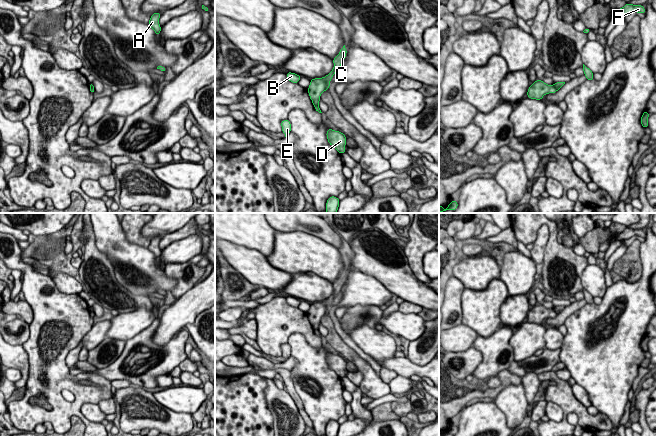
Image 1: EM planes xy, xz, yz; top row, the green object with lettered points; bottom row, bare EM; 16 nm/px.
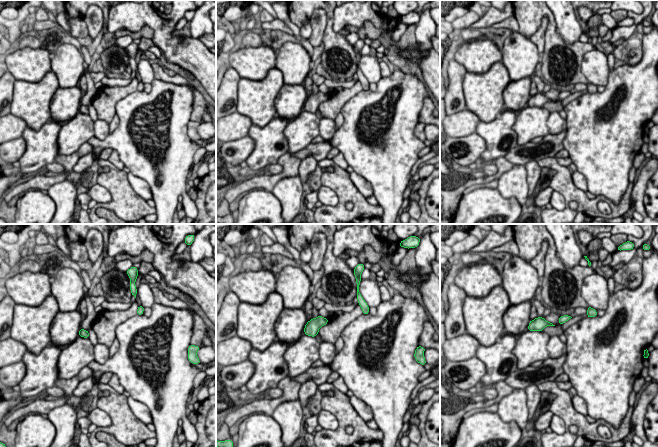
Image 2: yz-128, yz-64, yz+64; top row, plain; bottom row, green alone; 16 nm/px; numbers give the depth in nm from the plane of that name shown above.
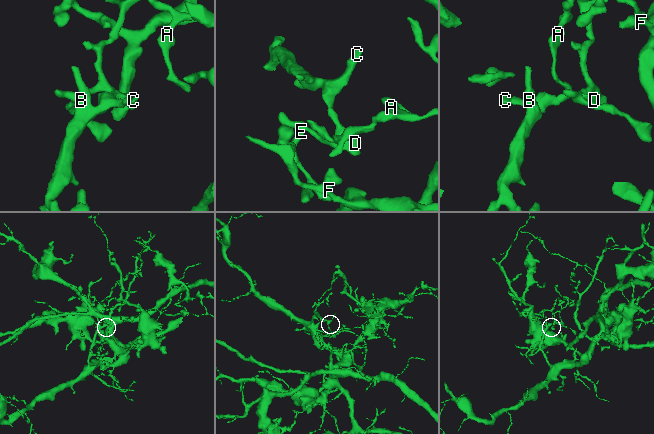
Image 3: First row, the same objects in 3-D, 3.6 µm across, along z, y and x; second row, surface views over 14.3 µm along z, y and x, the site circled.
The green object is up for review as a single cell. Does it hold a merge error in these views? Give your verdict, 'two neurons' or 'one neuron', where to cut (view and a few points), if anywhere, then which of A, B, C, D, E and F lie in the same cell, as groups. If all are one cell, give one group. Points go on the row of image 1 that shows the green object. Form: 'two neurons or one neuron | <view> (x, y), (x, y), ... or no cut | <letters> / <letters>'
two neurons | yz (553, 85), (557, 89) | A D E / B C F

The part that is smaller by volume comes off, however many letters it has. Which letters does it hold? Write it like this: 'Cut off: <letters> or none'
Cut off: A, D, E

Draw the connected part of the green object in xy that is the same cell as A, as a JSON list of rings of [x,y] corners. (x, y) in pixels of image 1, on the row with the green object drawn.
[[[156,12],[151,15],[151,18],[148,22],[148,25],[155,31],[155,35],[159,35],[161,32],[161,26],[158,23],[160,16],[161,14],[159,12]]]

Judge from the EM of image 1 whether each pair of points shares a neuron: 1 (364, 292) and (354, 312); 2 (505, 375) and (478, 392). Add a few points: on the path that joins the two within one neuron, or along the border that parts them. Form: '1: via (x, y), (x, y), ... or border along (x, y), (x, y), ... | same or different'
1: border along (379, 306), (355, 304), (350, 307) | different
2: via (504, 383), (496, 391), (486, 392) | same

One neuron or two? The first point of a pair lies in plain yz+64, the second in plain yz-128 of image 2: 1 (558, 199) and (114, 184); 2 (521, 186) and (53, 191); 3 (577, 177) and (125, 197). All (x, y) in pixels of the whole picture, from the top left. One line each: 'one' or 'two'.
1: two
2: one
3: two

